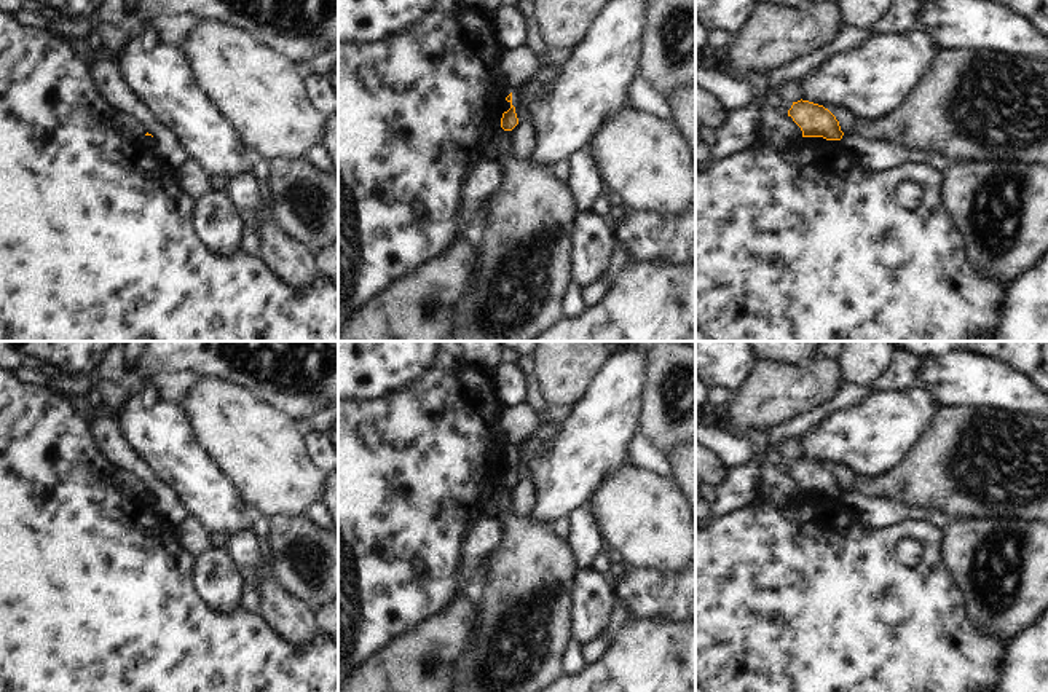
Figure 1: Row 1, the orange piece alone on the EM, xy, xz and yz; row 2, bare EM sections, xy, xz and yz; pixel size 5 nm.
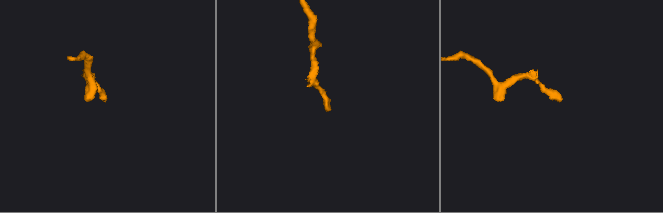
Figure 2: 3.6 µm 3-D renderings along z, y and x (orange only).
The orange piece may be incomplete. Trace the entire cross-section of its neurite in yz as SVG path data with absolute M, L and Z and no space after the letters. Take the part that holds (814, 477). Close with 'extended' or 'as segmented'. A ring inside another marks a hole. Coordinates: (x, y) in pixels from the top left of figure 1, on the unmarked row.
M801 456L793 459L788 474L801 485L802 494L841 497L844 493L836 474L823 462Z; as segmented

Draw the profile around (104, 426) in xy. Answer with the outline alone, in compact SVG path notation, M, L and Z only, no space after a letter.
M99 413L91 421L91 432L100 450L115 464L132 470L140 477L145 490L155 496L155 509L171 523L179 525L188 510L180 496L164 482L161 482L150 466L132 451L128 440L123 437L116 416L113 413Z

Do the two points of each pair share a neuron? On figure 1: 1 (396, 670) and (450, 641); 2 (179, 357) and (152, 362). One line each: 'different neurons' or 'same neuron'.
1: same neuron
2: same neuron

